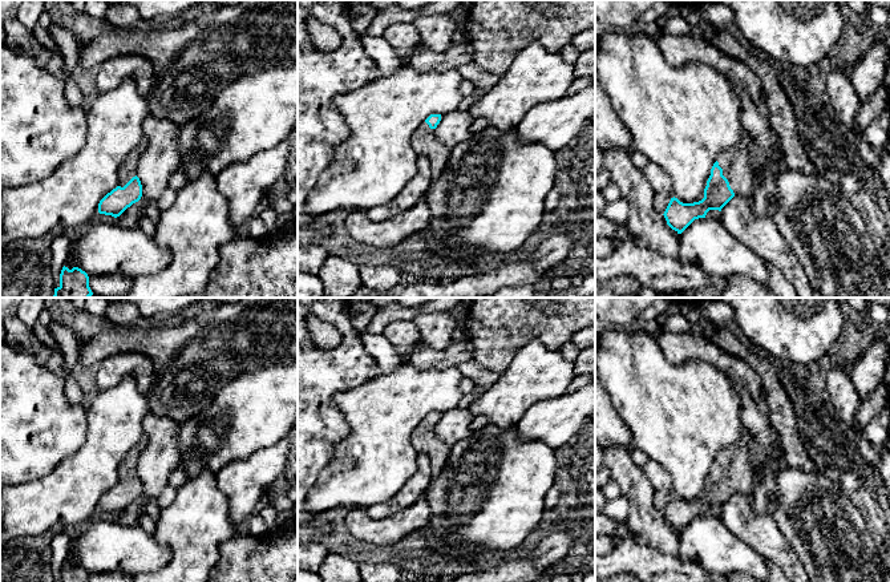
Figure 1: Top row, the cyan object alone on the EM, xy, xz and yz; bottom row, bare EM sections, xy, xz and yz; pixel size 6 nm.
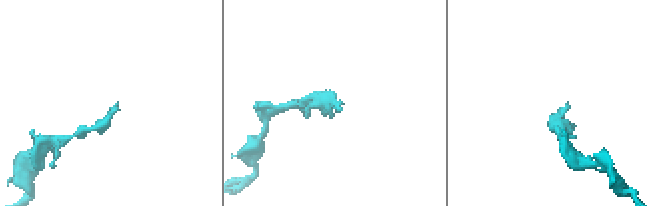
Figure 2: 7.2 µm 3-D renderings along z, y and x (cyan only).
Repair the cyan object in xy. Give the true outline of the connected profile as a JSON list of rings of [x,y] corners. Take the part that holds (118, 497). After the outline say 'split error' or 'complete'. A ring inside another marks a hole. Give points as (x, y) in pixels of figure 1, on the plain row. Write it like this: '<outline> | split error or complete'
[[[143,437],[130,449],[118,466],[118,484],[108,490],[98,501],[98,510],[120,514],[128,505],[142,494],[142,482],[137,474],[141,452],[146,448],[147,438]]] | split error

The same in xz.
[[[430,412],[412,435],[413,448],[429,457],[433,477],[441,473],[450,452],[450,446],[440,440],[434,432],[434,427],[440,419],[441,412]]] | split error

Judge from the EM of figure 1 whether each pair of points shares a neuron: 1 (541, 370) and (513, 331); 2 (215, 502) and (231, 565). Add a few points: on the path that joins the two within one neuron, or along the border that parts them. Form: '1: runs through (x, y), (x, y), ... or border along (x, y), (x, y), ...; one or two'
1: border along (554, 348), (532, 339), (517, 352), (505, 371); two
2: border along (237, 533), (218, 548), (218, 561), (213, 568); two

